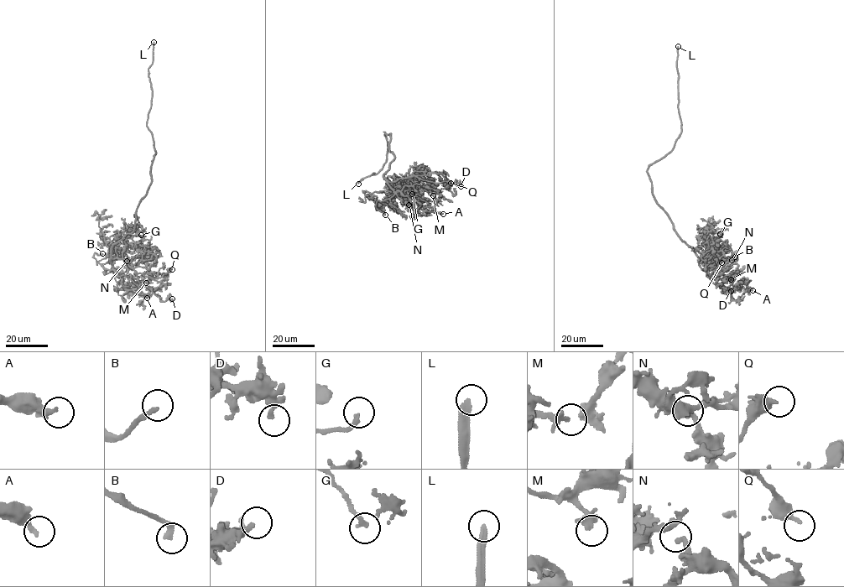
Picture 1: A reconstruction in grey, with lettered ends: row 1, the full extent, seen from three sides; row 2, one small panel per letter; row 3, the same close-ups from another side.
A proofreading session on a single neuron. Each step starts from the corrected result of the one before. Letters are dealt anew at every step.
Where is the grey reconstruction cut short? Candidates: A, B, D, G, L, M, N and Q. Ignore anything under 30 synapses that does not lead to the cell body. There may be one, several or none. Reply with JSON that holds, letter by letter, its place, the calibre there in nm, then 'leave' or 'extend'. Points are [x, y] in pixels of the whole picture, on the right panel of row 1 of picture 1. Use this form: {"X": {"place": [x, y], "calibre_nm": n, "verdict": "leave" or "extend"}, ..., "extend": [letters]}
{"A": {"place": [752, 290], "calibre_nm": 280, "verdict": "leave"}, "B": {"place": [735, 257], "calibre_nm": 220, "verdict": "extend"}, "D": {"place": [731, 291], "calibre_nm": 240, "verdict": "leave"}, "G": {"place": [720, 234], "calibre_nm": 200, "verdict": "leave"}, "L": {"place": [678, 46], "calibre_nm": 240, "verdict": "extend"}, "M": {"place": [731, 279], "calibre_nm": 240, "verdict": "extend"}, "N": {"place": [731, 260], "calibre_nm": 220, "verdict": "leave"}, "Q": {"place": [721, 262], "calibre_nm": 360, "verdict": "leave"}, "extend": ["B", "L", "M"]}

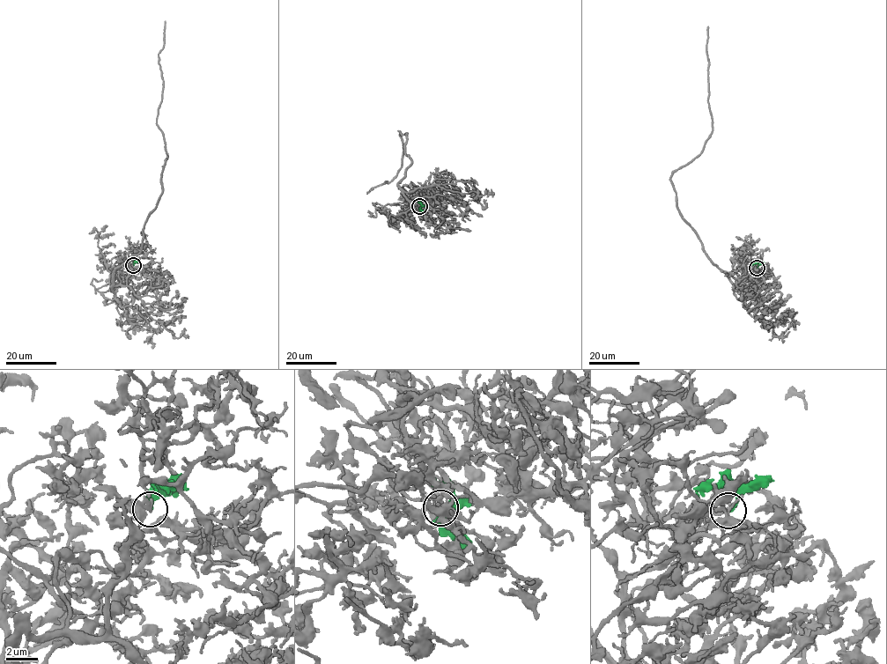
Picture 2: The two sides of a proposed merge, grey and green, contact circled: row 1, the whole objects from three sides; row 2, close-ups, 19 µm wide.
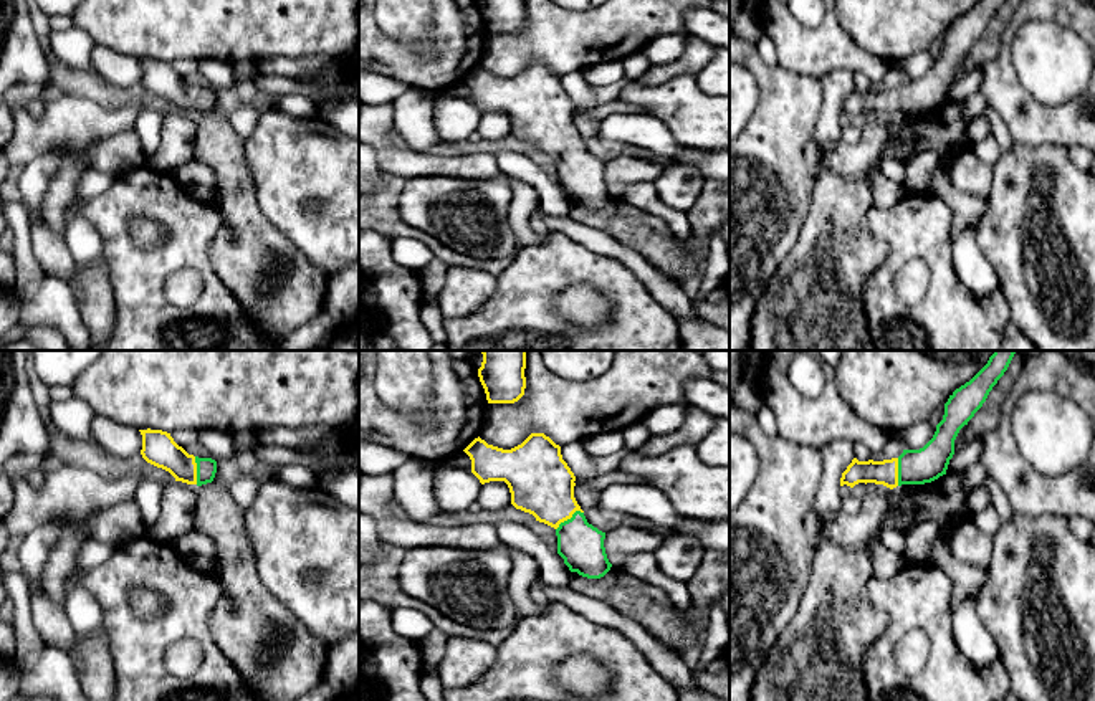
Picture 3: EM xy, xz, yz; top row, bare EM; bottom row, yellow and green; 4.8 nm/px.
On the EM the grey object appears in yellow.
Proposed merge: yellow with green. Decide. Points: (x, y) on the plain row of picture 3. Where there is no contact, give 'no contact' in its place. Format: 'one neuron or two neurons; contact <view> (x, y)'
one neuron; contact xz (568, 147)

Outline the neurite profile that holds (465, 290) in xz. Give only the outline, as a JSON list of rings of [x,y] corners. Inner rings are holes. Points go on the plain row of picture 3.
[[[452,266],[437,294],[443,317],[465,317],[486,303],[496,288],[496,278],[473,268]]]

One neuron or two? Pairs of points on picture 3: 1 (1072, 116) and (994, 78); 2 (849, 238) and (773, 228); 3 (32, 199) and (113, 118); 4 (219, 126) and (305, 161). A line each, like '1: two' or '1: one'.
1: one
2: two
3: two
4: two

